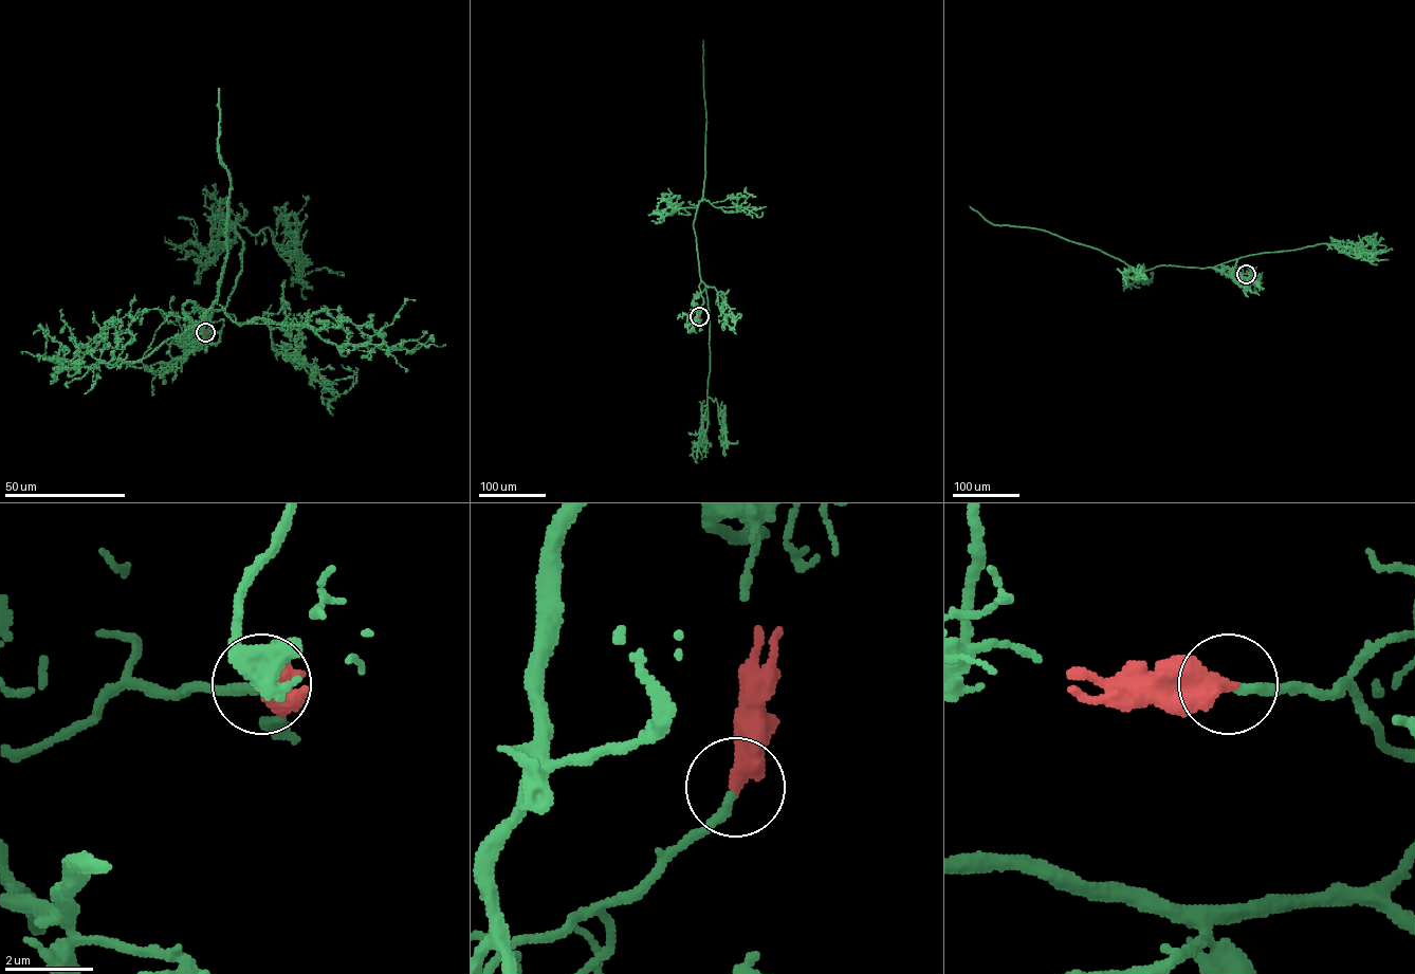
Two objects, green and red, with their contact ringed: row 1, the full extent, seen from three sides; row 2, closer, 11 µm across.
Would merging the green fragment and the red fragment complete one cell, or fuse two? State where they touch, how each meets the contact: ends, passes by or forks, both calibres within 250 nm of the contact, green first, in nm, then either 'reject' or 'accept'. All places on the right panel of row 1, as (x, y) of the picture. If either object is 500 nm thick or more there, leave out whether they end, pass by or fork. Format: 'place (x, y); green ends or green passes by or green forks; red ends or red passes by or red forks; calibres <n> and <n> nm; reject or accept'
place (1246, 274); green ends; red ends; calibres 220 and 480 nm; accept

